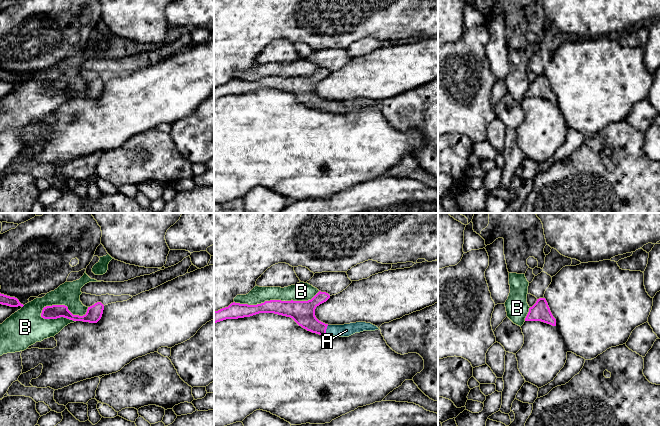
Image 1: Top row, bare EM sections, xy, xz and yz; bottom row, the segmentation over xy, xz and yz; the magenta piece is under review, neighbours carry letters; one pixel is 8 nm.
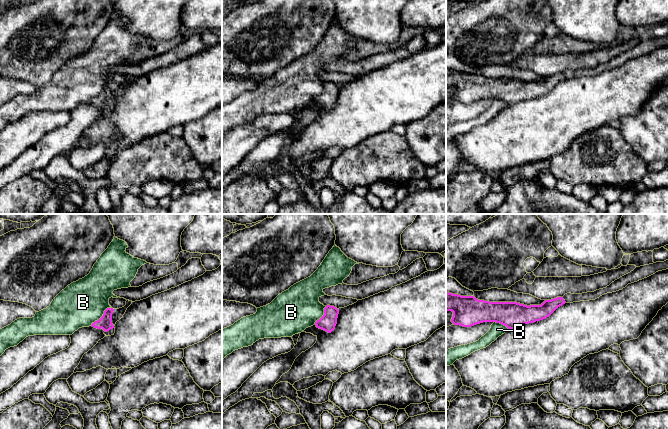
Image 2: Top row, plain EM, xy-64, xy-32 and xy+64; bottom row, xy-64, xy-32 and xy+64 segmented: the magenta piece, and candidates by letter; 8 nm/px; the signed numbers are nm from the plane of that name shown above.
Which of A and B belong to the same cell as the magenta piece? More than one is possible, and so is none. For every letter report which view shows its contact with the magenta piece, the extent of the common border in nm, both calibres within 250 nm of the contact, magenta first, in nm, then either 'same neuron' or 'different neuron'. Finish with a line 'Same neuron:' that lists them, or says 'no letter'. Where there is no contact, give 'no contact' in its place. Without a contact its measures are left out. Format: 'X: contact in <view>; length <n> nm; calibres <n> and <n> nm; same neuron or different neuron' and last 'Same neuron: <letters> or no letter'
A: contact in xz; length 80 nm; calibres 190 and 110 nm; same neuron
B: contact in xy; length 400 nm; calibres 120 and 190 nm; different neuron
Same neuron: A

